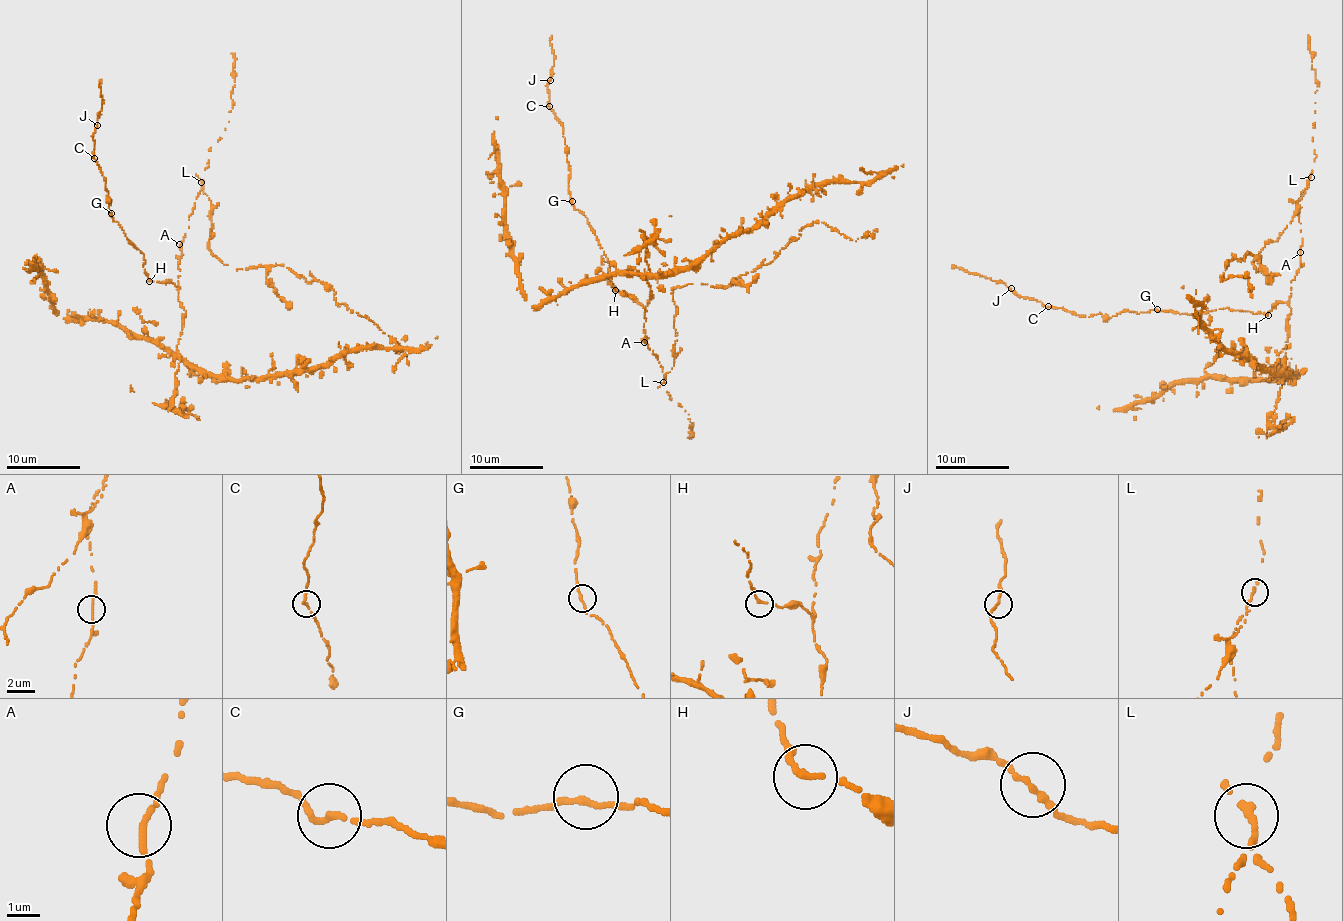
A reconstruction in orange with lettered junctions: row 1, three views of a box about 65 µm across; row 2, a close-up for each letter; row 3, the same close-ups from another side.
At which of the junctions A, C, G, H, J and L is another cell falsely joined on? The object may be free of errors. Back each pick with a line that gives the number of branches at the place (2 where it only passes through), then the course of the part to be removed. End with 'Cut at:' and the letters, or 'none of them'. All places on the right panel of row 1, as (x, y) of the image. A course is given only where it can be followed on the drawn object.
L: Branches: 2. Course of the part to remove: (1310, 176), (1290, 223), (1255, 257), (1256, 272), (1259, 255), (1227, 261), (1220, 278), (1249, 277), (1252, 297)
Cut at: L

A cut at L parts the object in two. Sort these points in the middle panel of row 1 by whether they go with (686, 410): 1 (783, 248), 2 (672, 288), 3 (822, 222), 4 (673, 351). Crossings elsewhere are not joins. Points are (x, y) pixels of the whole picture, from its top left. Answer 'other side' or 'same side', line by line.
1: other side
2: other side
3: other side
4: other side

